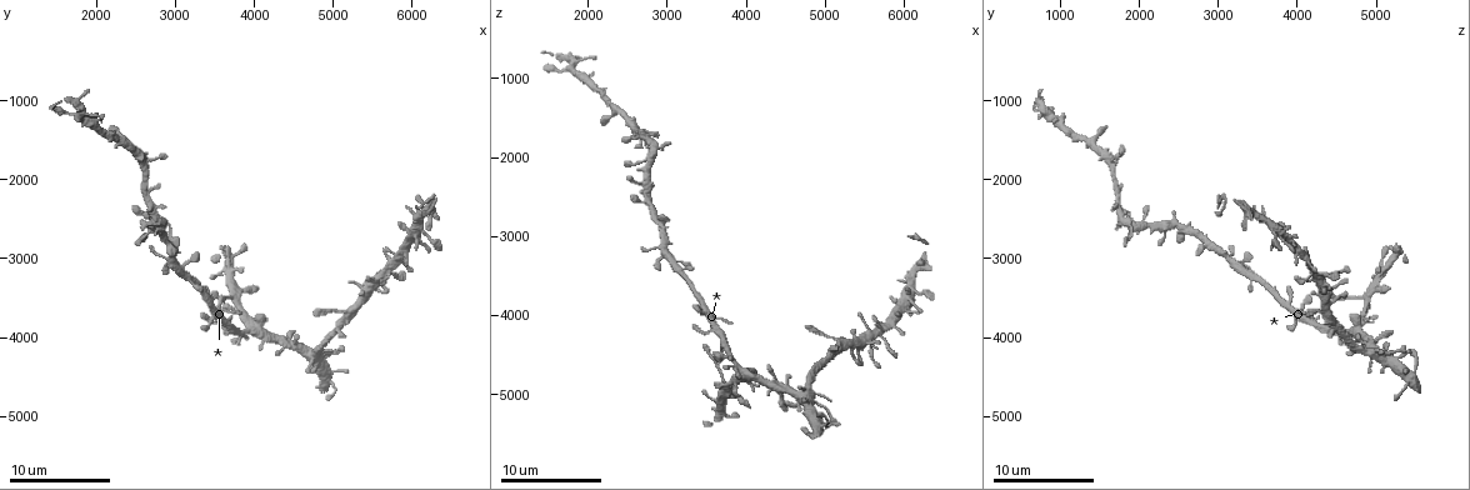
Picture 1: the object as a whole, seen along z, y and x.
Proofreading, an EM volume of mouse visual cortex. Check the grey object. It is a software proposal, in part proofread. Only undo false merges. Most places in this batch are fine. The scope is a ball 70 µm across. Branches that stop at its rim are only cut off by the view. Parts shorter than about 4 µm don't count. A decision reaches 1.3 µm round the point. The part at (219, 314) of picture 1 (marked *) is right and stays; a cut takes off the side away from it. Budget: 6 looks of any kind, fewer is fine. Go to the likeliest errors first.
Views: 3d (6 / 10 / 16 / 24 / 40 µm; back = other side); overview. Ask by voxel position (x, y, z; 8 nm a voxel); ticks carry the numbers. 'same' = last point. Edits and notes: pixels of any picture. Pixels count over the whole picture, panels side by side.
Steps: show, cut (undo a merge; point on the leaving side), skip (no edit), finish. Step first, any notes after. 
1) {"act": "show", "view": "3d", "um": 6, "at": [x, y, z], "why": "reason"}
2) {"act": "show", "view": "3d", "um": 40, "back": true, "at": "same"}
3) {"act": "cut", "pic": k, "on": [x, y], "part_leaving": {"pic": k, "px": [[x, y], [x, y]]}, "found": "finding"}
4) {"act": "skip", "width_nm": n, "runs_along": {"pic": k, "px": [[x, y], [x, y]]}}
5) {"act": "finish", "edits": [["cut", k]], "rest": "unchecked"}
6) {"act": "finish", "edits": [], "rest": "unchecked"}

{"act": "show", "view": "3d", "um": 10, "at": [4100, 3850, 4750], "why": "thin arm on a thick one"}

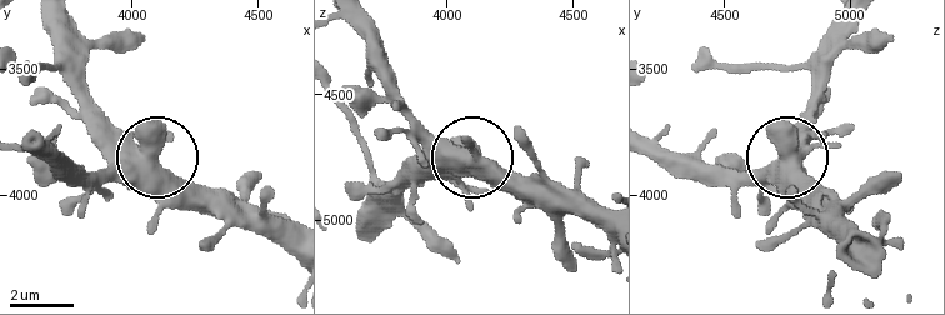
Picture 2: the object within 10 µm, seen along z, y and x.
{"act": "skip", "side_arm_um": 11, "found": "continuous, no second neuron"}

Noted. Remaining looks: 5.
{"act": "show", "view": "3d", "um": 10, "at": [4750, 4250, 4900], "why": "two arms in line, one across"}

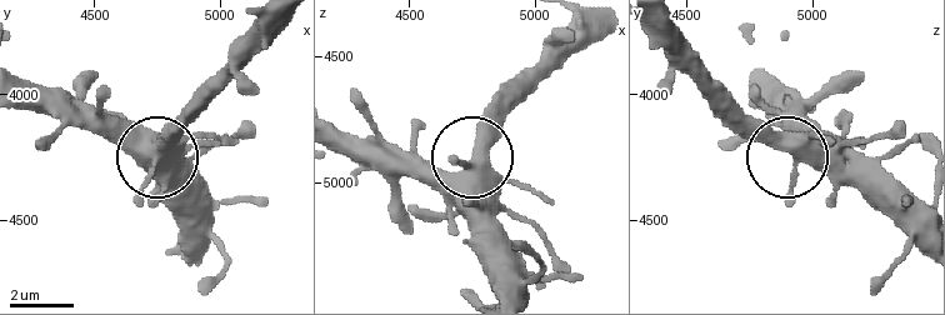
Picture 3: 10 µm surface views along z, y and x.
{"act": "skip", "runs_along": {"pic": 3, "px": [[341, 131], [423, 156], [446, 171], [468, 164], [470, 236]]}, "found": "one neuron here"}

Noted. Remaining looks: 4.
{"act": "show", "view": "3d", "um": 10, "at": [2850, 2600, 1900], "why": "thin arm on a thick one"}

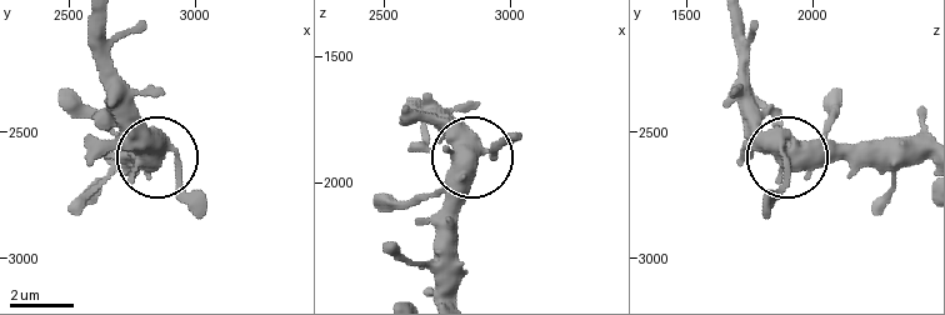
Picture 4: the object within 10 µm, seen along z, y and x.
{"act": "skip", "runs_along": {"pic": 4, "px": [[458, 294], [460, 173], [519, 135]]}, "found": "one neuron here"}

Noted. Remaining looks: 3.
{"act": "finish", "edits": [], "rest": "unchecked"}

